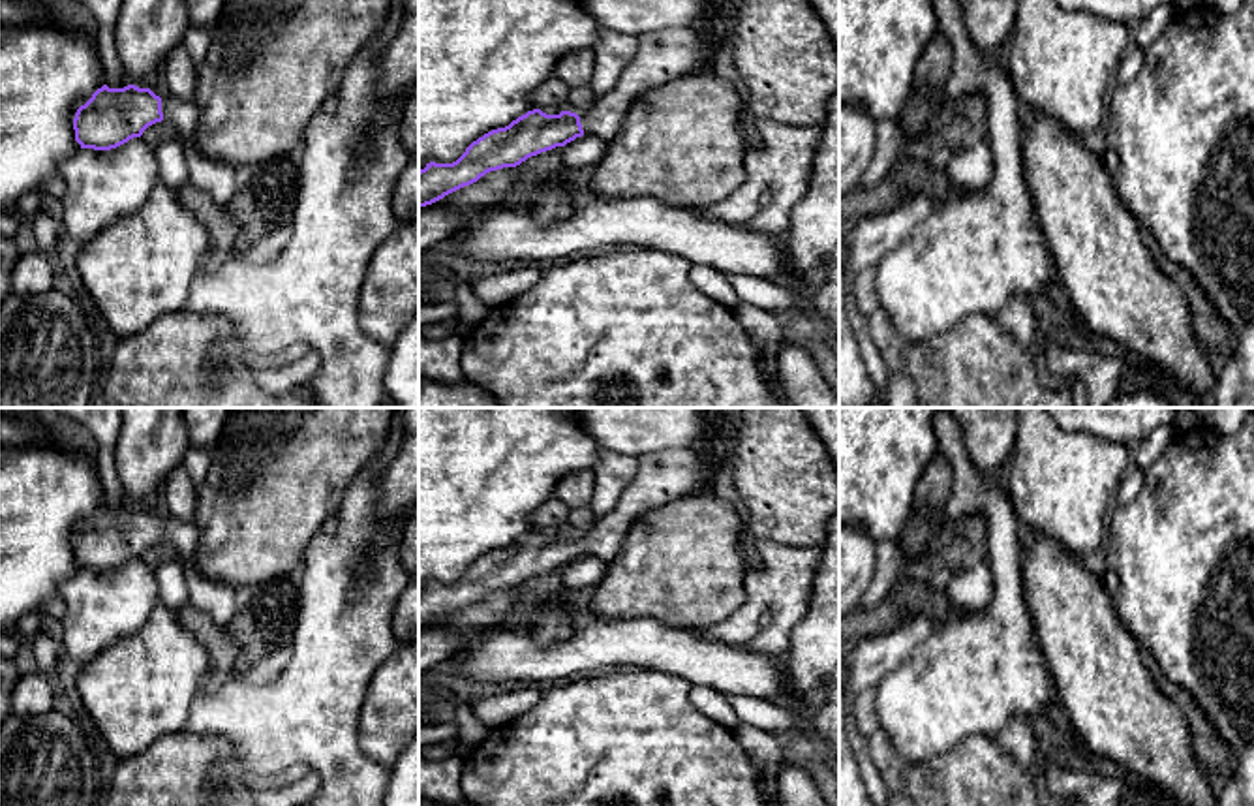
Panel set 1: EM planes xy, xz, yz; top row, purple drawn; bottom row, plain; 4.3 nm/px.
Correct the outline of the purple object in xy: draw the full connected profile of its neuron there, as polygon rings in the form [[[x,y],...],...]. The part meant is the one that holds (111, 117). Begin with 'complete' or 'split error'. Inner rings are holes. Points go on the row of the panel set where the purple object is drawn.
split error | [[[103,85],[81,105],[73,118],[75,141],[81,148],[111,150],[156,122],[169,122],[180,139],[191,137],[199,124],[199,107],[191,100],[156,96],[150,88]]]

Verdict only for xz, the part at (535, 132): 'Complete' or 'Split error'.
Split error

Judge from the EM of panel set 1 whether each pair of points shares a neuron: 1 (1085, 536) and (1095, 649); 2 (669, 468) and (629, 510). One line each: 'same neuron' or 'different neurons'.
1: different neurons
2: same neuron

